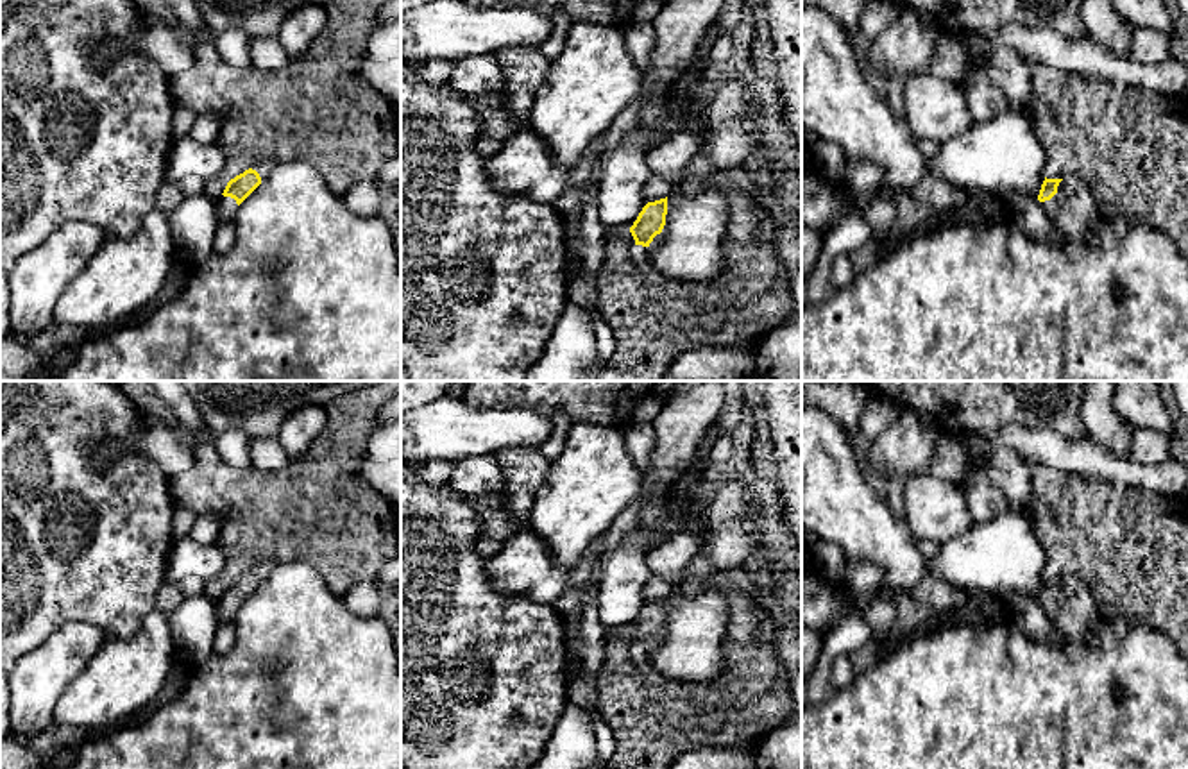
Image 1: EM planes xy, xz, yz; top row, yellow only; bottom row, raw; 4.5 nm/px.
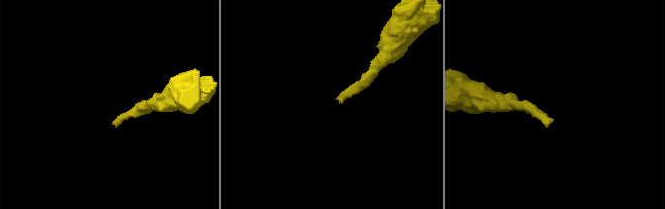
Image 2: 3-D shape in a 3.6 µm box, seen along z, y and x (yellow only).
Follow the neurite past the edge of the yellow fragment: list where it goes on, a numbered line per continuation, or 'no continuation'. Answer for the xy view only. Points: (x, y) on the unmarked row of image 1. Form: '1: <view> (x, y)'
1: xy (228, 607)

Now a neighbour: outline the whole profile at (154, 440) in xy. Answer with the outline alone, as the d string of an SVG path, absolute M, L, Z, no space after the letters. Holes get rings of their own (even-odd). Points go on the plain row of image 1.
M138 408L138 429L122 440L104 440L88 449L89 465L100 472L125 454L138 452L152 461L168 479L193 465L193 447L181 438L179 427L170 427Z

